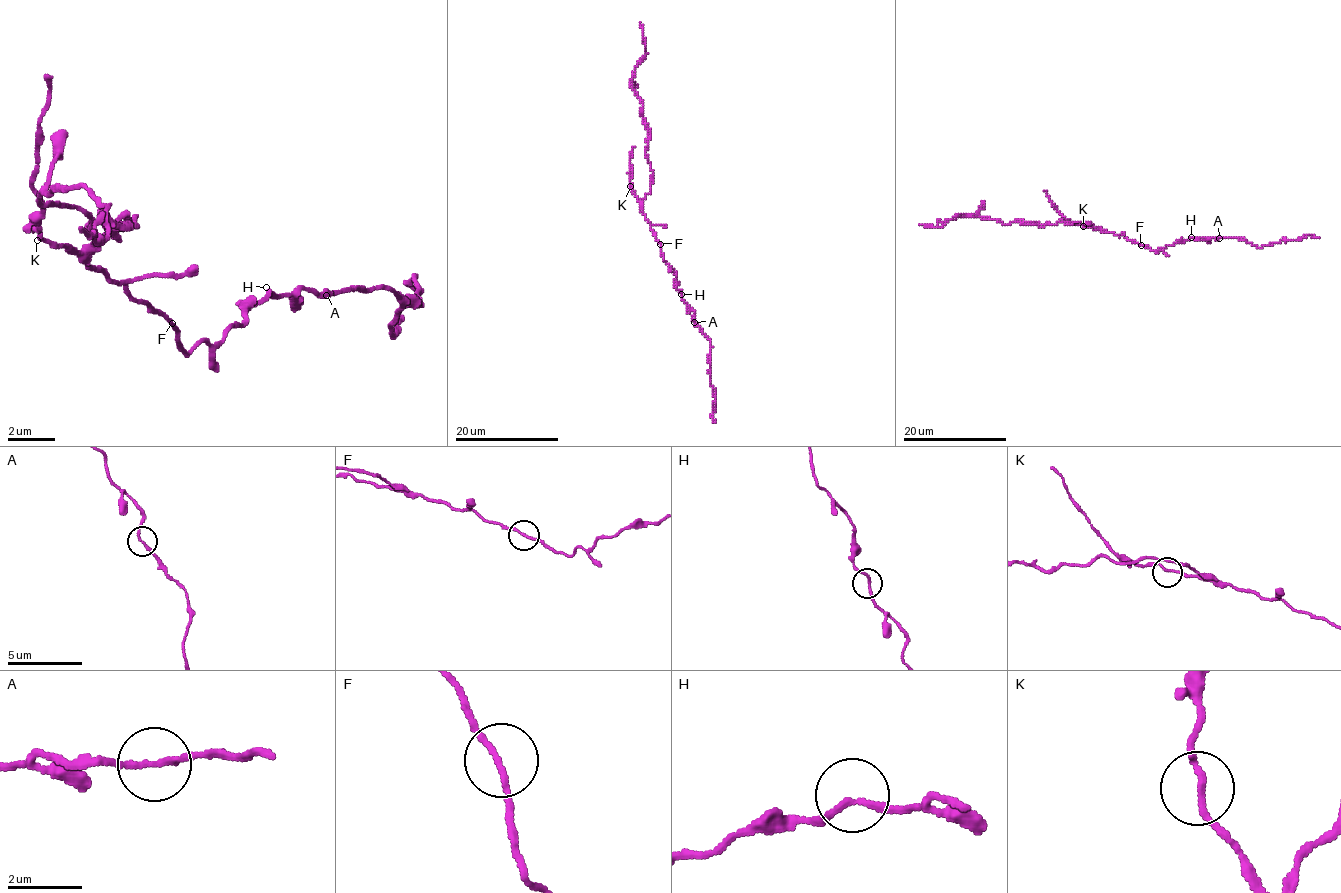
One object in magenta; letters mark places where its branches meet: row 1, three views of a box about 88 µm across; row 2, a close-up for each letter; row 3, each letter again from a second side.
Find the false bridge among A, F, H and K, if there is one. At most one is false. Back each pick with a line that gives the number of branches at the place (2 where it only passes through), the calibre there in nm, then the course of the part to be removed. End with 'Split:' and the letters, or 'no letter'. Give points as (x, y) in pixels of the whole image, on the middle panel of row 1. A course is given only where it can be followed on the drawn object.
Split: no letter

